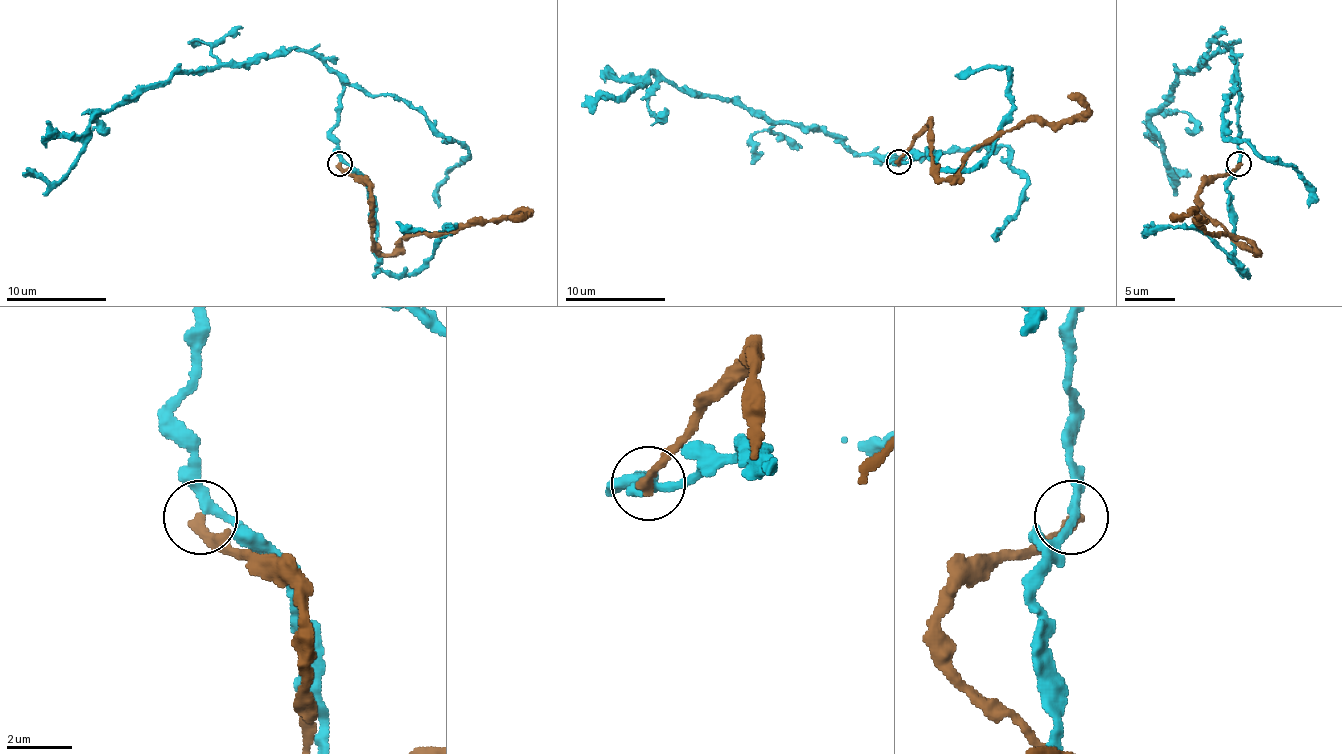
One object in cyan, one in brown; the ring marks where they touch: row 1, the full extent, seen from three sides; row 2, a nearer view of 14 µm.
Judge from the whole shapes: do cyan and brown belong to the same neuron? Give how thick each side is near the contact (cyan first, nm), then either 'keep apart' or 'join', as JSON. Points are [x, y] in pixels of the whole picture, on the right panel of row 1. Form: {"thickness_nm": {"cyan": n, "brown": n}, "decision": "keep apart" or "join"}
{"thickness_nm": {"cyan": 240, "brown": 320}, "decision": "keep apart"}

